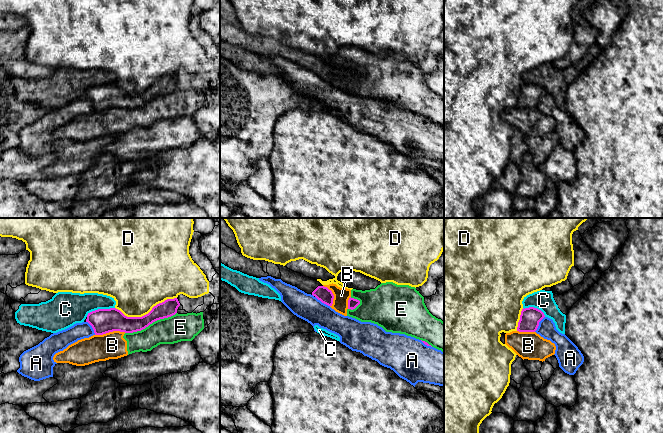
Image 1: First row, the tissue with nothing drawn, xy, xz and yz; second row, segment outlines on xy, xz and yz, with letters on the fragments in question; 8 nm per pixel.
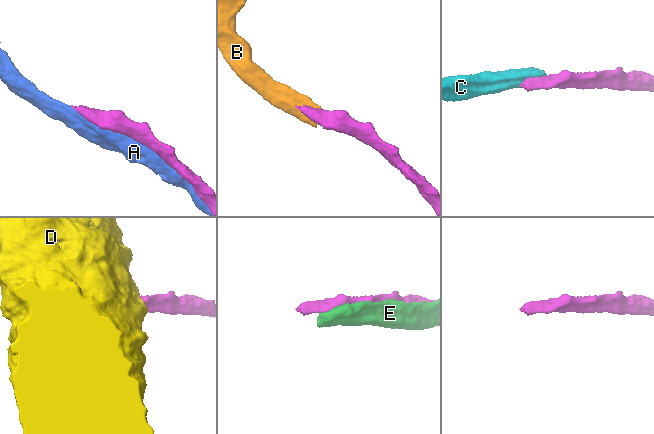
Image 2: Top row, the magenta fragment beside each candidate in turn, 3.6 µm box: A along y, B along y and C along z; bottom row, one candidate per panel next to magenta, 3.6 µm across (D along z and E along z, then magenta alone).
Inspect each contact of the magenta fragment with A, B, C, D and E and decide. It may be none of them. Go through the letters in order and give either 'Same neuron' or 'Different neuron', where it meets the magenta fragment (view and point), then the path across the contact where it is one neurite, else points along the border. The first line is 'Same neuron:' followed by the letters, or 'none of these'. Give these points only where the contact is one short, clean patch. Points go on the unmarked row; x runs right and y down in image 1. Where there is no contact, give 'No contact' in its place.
Same neuron: none of these
A: Different neuron. Touches magenta at yz (538, 100)
B: Different neuron. Touches magenta at xy (110, 107). Boundary: xy (125, 108), (109, 107), (95, 111)
C: Different neuron. Touches magenta at xy (100, 85). Boundary: xy (114, 83), (98, 84), (92, 86), (86, 92)
D: Different neuron. Touches magenta at xy (146, 90)
E: Different neuron. Touches magenta at xy (150, 99)

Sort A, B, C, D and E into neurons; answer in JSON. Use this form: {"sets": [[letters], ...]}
{"sets": [["A"], ["B", "E"], ["C"], ["D"]]}

